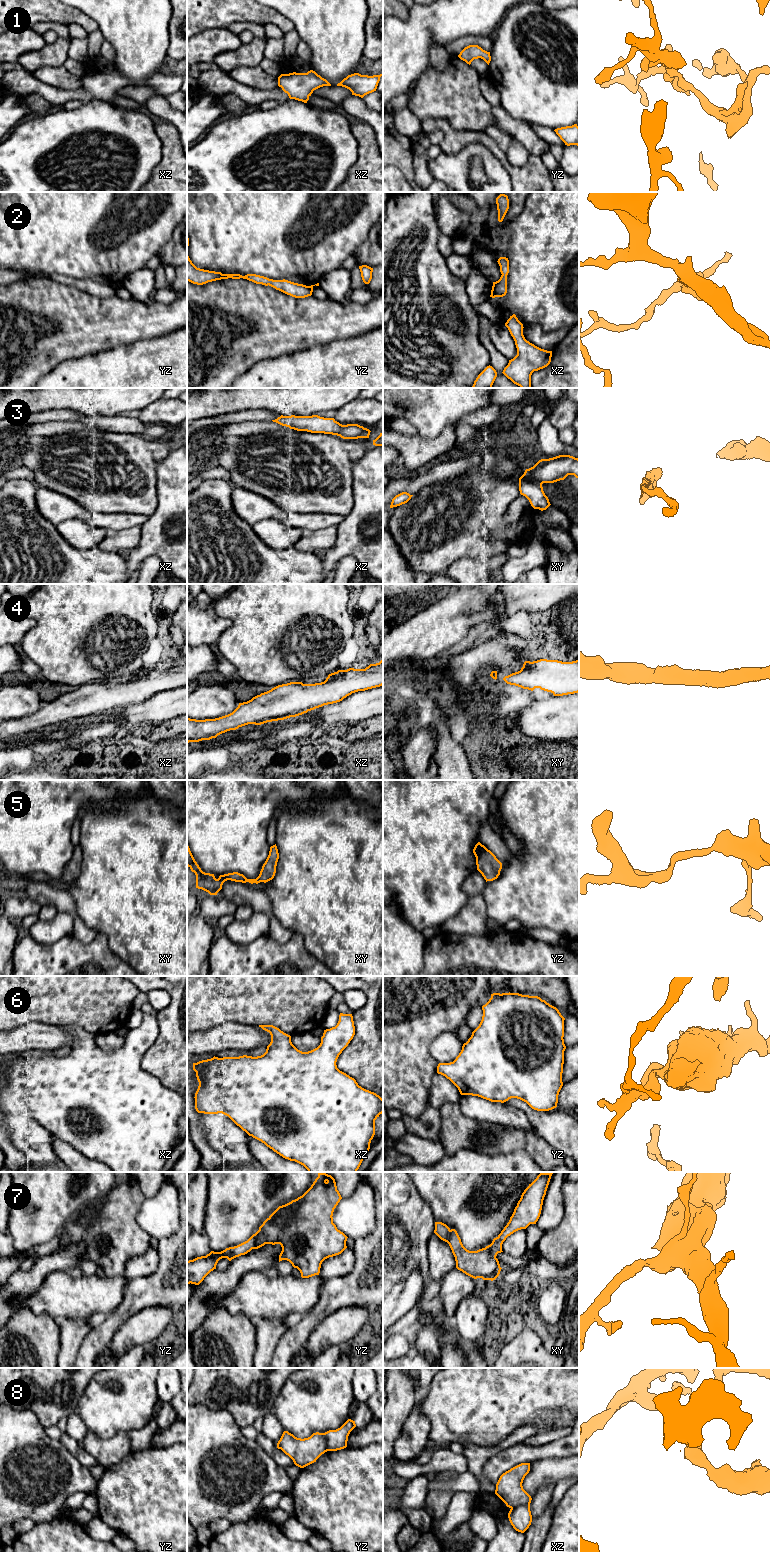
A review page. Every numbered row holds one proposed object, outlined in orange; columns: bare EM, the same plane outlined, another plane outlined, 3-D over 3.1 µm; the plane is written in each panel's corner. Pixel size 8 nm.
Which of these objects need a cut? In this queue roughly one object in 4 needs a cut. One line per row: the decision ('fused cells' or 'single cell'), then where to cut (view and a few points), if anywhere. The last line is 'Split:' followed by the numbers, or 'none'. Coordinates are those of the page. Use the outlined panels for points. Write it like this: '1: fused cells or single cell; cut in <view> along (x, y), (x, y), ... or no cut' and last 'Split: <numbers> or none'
1: single cell; no cut
2: single cell; no cut
3: single cell; no cut
4: single cell; no cut
5: single cell; no cut
6: single cell; no cut
7: fused cells; cut in yz along (284, 1205), (281, 1214), (267, 1219)
8: fused cells; cut in xz along (529, 1504), (519, 1504), (511, 1508)
Split: 7, 8

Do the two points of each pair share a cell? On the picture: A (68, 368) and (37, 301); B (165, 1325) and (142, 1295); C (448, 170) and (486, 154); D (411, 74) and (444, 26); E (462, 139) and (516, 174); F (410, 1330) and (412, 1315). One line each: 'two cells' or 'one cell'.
A: two cells
B: two cells
C: one cell
D: one cell
E: one cell
F: one cell

